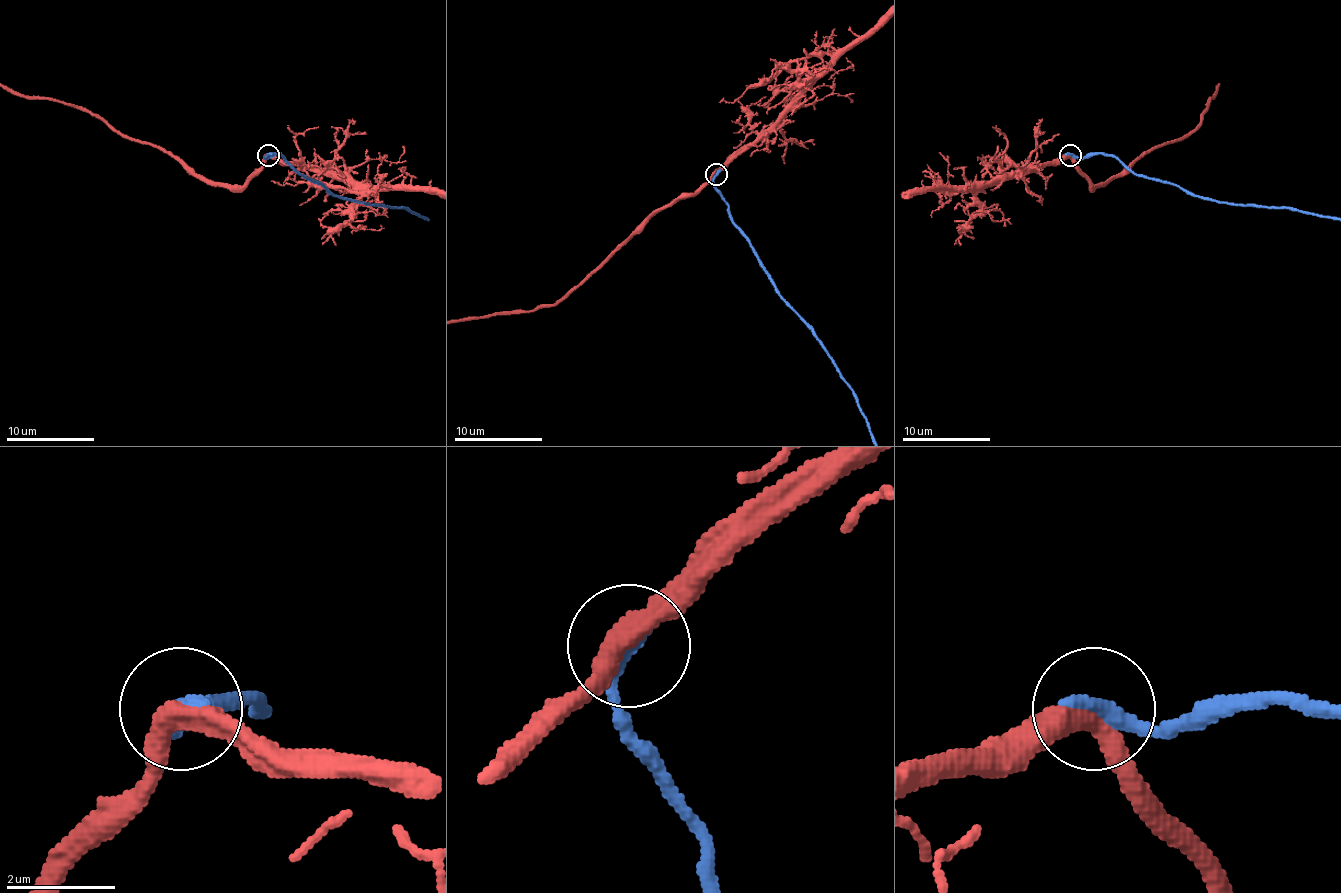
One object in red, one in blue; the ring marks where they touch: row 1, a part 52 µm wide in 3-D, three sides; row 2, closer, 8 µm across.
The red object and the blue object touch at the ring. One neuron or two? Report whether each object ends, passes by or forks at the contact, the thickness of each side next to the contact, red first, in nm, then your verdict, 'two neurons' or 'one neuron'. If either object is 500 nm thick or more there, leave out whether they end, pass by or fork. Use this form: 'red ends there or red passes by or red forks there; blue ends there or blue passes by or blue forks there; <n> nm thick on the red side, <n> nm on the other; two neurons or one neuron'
red passes by; blue ends there; 400 nm thick on the red side, 360 nm on the other; one neuron

